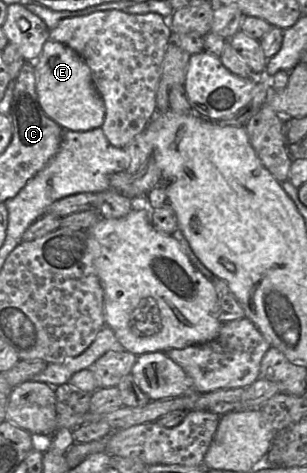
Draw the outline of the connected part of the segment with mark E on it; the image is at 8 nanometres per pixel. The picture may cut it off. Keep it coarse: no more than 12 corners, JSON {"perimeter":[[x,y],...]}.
{"perimeter":[[48,39],[34,61],[43,112],[63,130],[101,128],[83,58]]}

